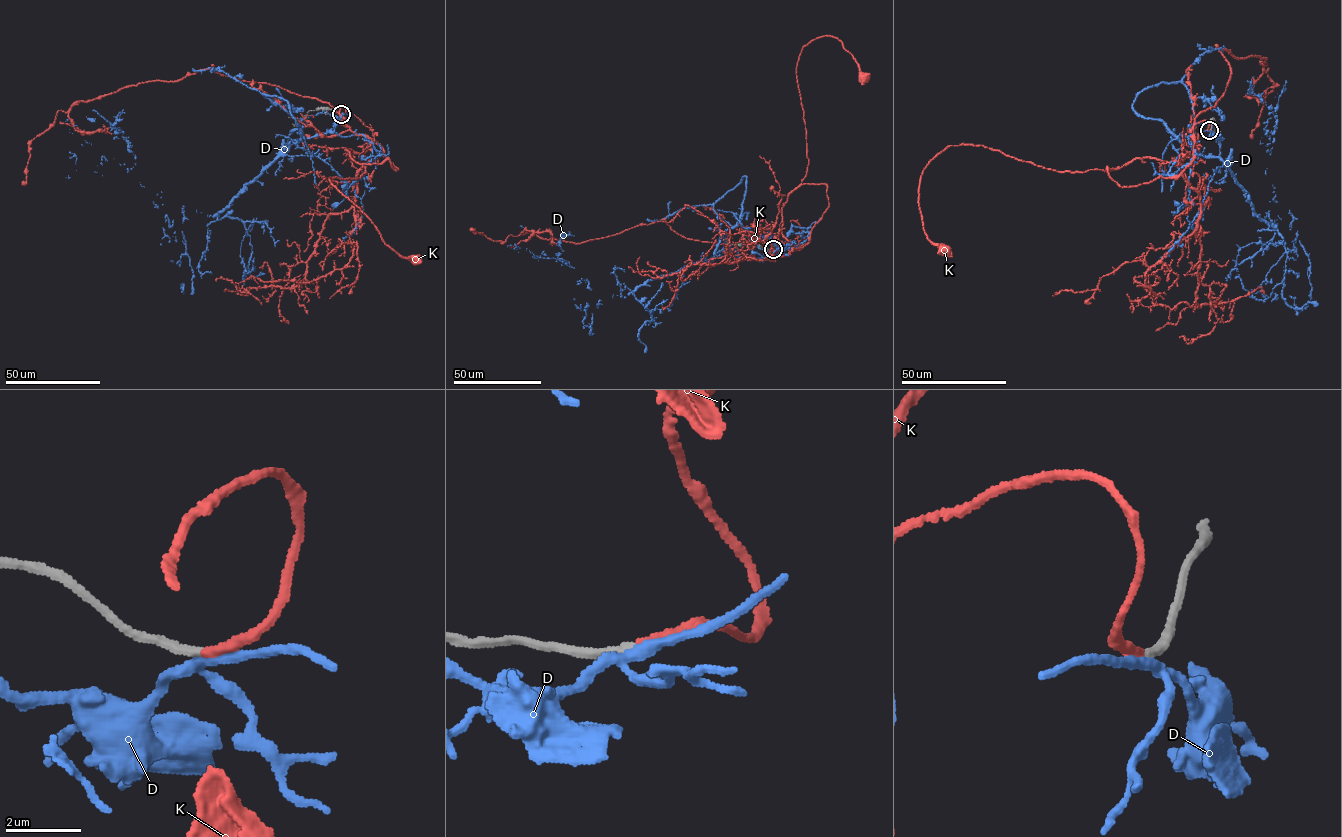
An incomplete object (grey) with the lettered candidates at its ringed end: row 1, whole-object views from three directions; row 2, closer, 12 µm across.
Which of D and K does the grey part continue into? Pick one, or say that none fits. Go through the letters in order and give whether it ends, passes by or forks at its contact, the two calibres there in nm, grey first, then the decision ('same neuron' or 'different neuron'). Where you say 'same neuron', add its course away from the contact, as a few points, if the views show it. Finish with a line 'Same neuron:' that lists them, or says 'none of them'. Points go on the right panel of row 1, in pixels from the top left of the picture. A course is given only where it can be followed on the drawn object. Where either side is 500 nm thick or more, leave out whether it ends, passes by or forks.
D: it forks | 280/240 nm | different neuron
K: it ends | 280/260 nm | same neuron | via (1209, 130), (1193, 126), (1179, 174), (1128, 187), (1110, 168), (948, 145), (918, 197), (943, 250)
Same neuron: K

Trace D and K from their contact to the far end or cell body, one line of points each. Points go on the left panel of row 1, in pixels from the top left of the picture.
D: (341, 114), (298, 119), (263, 94), (302, 136), (223, 209), (171, 226), (124, 133), (98, 114), (66, 121)
K: (341, 114), (344, 105), (341, 120), (398, 169), (388, 159), (328, 180), (395, 252), (417, 259)

